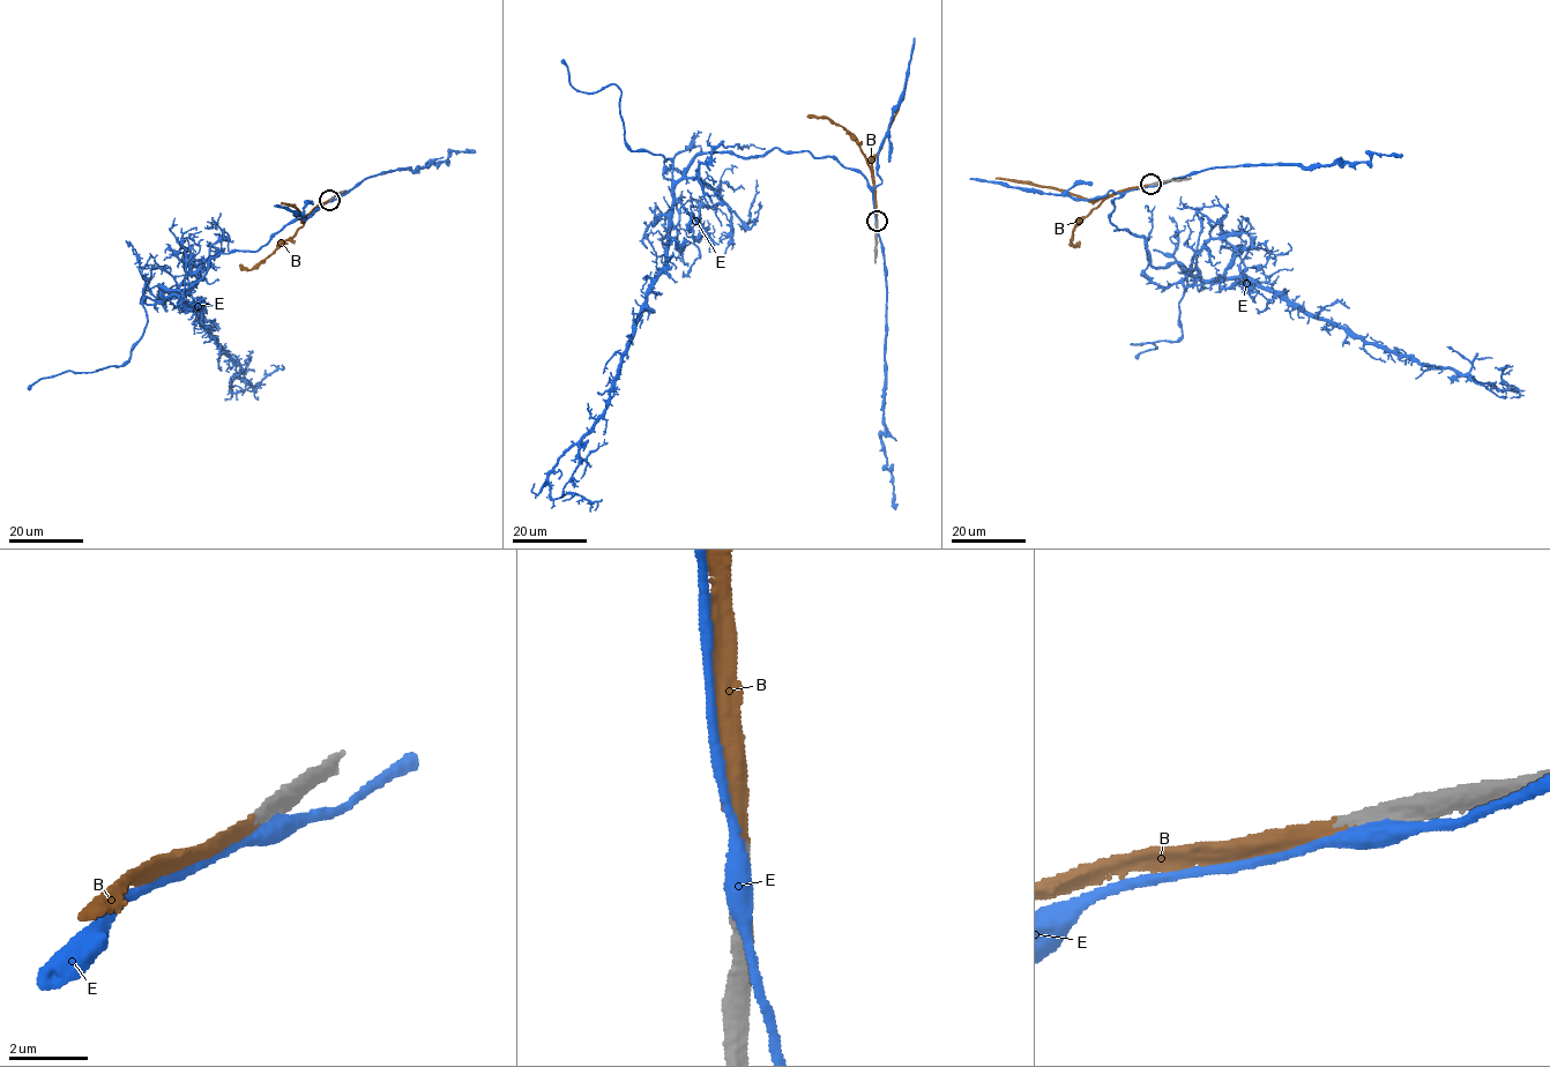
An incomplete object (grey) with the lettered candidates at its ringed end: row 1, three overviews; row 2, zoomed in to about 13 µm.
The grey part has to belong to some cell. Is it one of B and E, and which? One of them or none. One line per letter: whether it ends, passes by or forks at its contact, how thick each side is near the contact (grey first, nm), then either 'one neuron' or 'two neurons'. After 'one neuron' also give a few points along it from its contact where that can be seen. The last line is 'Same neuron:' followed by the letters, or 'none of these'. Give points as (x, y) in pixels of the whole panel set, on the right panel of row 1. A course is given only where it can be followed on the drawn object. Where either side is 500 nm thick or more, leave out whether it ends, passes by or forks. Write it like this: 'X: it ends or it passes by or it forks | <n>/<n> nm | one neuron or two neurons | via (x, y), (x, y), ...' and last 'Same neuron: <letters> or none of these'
B: it ends | 320/300 nm | one neuron | via (1150, 185), (1087, 199), (1040, 185), (996, 178)
E: it passes by | 440/460 nm | two neurons
Same neuron: B

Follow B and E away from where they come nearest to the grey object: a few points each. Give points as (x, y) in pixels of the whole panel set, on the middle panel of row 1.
B: (876, 221), (871, 161), (899, 109), (909, 64)
E: (876, 224), (867, 179), (829, 157), (697, 154), (608, 409), (549, 476), (550, 495), (595, 509)

